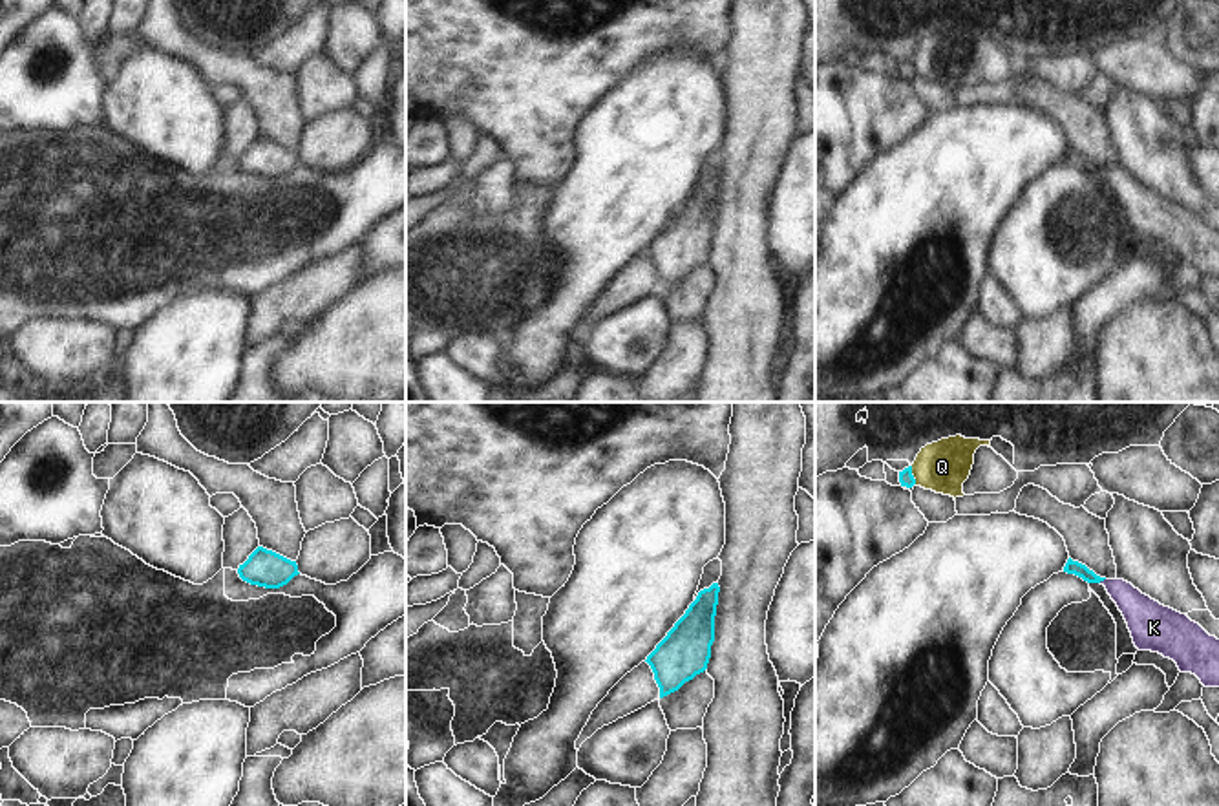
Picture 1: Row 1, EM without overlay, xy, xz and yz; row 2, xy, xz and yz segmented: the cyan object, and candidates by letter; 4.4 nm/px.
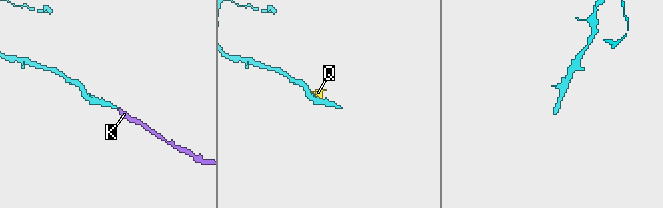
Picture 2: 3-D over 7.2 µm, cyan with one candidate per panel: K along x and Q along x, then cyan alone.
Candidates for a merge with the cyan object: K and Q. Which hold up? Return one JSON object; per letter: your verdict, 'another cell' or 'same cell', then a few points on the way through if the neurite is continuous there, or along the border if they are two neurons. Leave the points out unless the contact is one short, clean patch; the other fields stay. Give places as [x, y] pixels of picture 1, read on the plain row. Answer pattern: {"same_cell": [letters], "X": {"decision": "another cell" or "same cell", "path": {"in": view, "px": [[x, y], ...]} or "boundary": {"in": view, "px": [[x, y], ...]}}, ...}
{"same_cell": ["K"], "K": {"decision": "same cell", "path": {"in": "yz", "px": [[1071, 158], [1101, 170], [1115, 178], [1144, 207]]}}, "Q": {"decision": "another cell"}}

